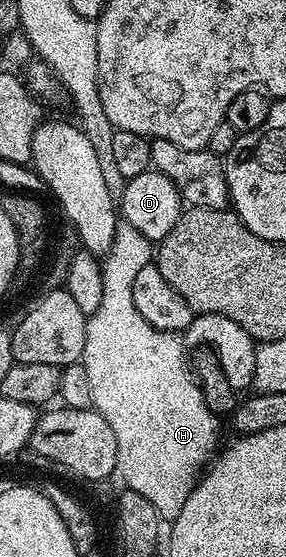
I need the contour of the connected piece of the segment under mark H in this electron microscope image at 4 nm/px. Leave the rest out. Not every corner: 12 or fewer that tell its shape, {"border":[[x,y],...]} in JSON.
{"border":[[116,223],[81,363],[115,470],[174,522],[216,451],[184,341],[133,282],[152,241]]}

